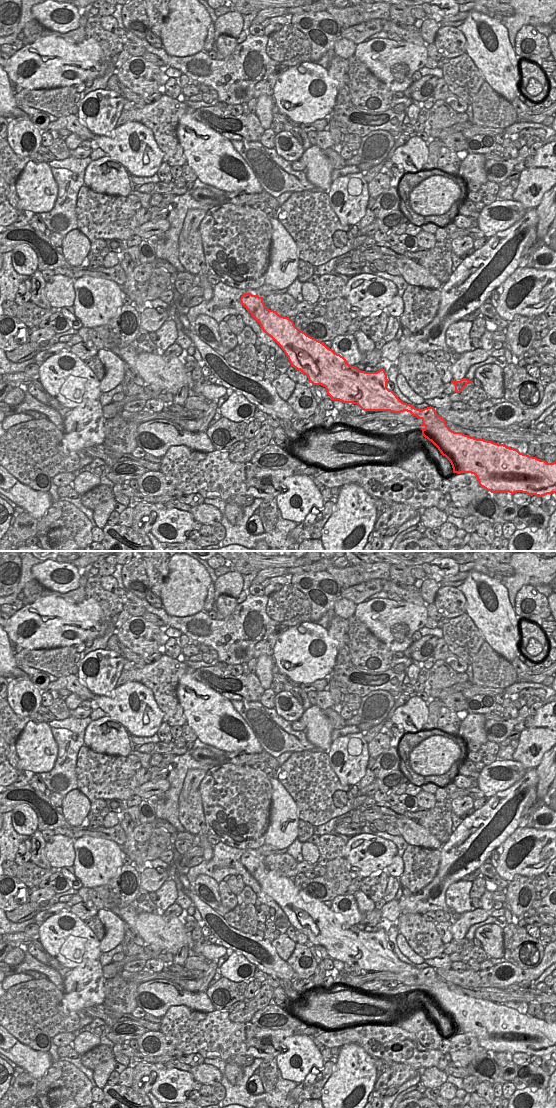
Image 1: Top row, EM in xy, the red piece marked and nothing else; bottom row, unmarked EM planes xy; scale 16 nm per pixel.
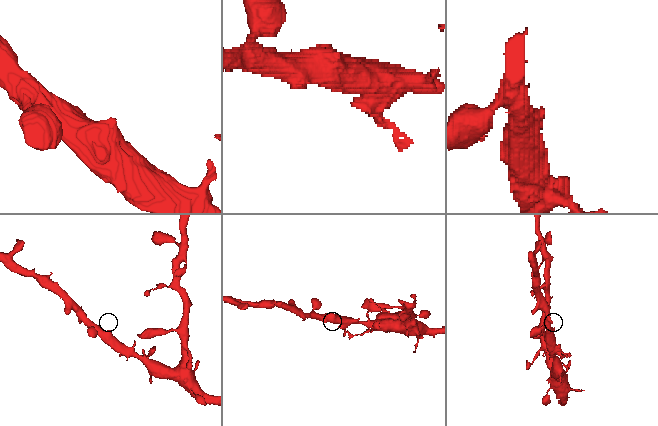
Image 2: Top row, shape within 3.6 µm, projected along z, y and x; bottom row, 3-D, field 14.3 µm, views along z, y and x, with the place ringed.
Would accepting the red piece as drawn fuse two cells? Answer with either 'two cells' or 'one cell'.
two cells

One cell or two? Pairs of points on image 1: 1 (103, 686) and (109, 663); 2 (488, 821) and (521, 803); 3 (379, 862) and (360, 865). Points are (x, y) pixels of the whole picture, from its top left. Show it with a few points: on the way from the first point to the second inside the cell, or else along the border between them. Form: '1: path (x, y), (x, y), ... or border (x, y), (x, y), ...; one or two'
1: path (103, 680), (103, 669); one
2: path (501, 808), (519, 790), (525, 787), (527, 790); one
3: path (374, 862), (365, 862); one

